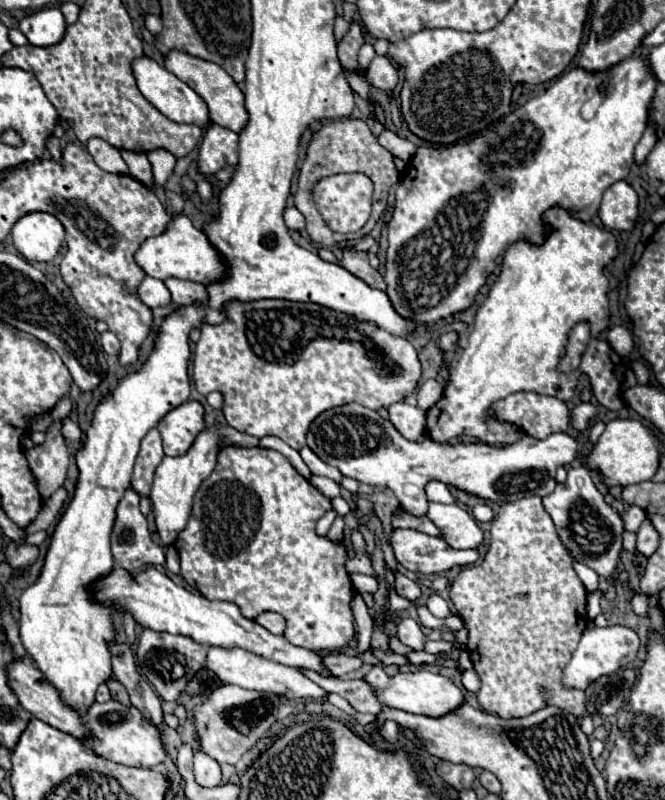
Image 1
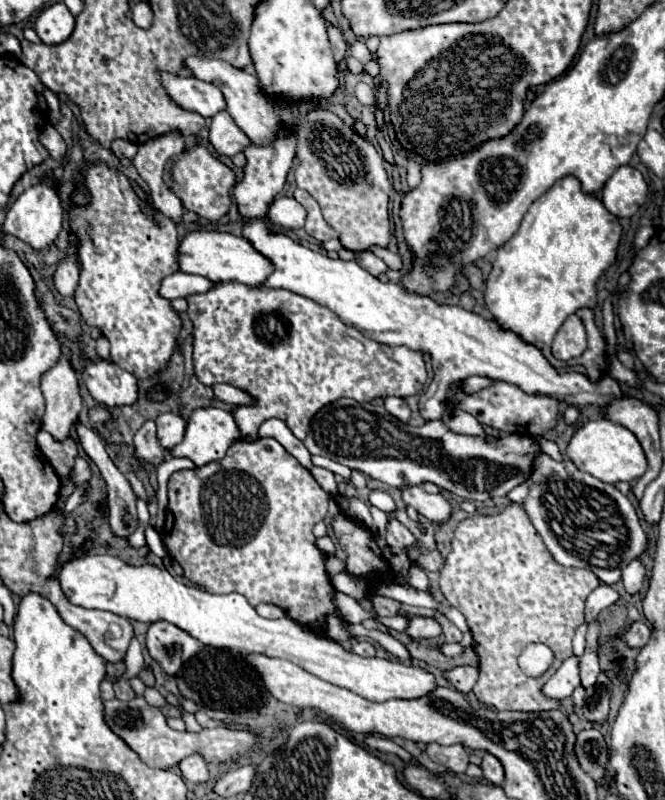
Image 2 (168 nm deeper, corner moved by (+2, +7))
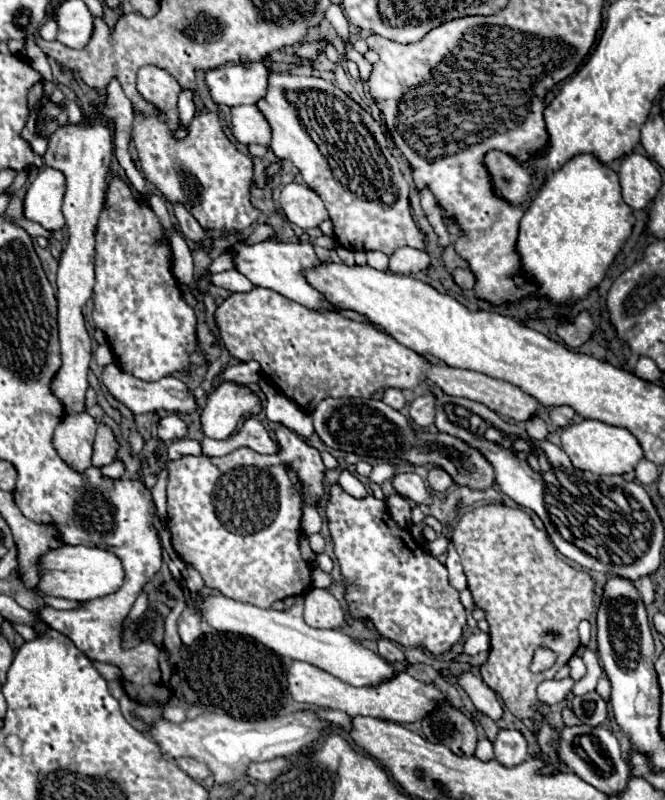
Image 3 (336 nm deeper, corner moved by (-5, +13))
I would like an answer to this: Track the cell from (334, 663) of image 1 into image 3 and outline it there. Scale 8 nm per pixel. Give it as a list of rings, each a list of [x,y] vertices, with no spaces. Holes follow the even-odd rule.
[[[378,639],[378,651],[380,651],[380,655],[382,655],[388,663],[402,663],[402,661],[406,661],[402,649],[400,649],[396,643],[388,641],[388,639]]]

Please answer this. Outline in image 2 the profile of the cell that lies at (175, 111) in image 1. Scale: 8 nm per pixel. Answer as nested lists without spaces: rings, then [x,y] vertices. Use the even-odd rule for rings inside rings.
[[[163,71],[161,85],[175,105],[179,105],[185,111],[199,113],[205,119],[225,109],[225,99],[219,87],[215,87],[213,83],[205,83],[195,77],[183,77],[183,75],[173,75]]]

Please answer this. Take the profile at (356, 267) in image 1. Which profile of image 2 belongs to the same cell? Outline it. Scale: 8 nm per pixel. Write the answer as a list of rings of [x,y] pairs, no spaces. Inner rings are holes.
[[[369,247],[369,249],[365,249],[365,251],[369,251],[369,253],[381,257],[381,259],[387,263],[387,267],[401,269],[401,259],[399,259],[395,253],[391,253],[391,251],[387,251],[387,249],[381,249],[381,247]]]

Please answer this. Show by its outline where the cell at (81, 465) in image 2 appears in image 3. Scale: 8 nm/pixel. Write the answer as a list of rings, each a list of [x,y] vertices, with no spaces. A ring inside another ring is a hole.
[[[100,423],[98,425],[98,435],[96,435],[96,441],[94,441],[94,455],[92,455],[92,463],[98,465],[98,467],[104,467],[104,465],[110,465],[118,453],[118,439],[112,431],[110,425],[106,423]]]

